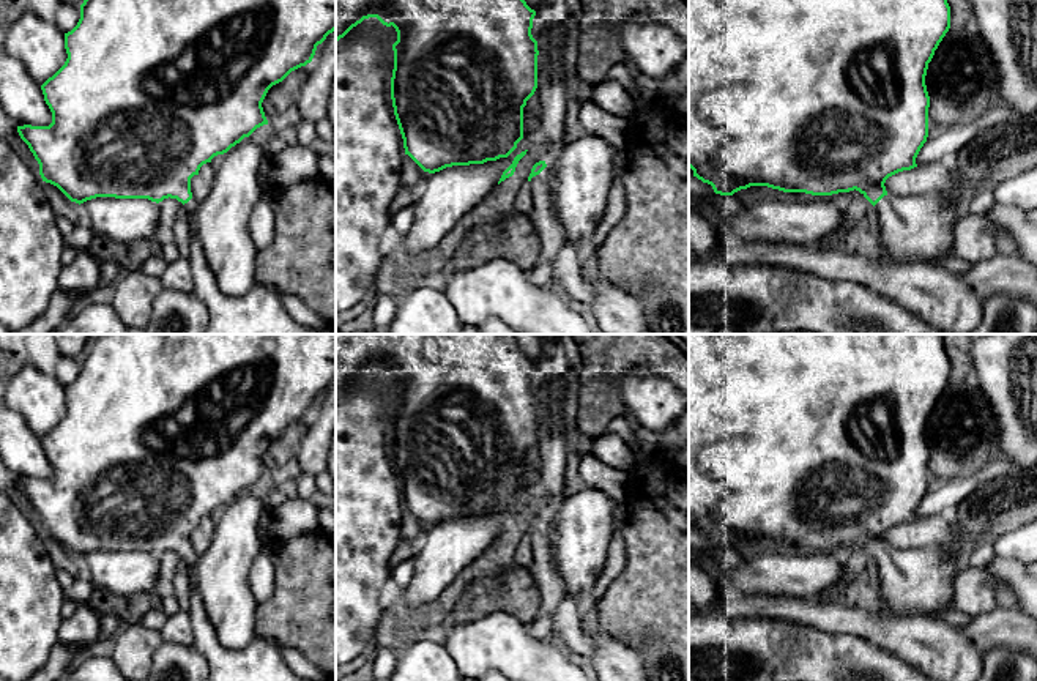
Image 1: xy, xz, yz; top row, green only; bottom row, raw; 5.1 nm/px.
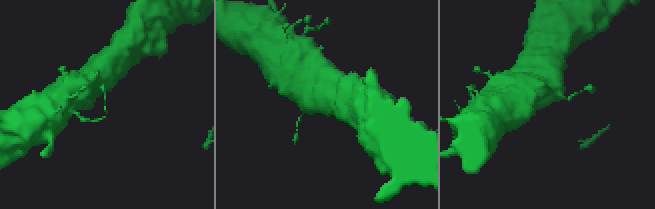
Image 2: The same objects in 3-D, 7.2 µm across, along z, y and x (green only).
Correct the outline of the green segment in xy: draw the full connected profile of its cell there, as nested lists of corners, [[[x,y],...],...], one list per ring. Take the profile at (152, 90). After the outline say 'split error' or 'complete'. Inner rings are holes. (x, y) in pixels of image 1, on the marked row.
[[[84,0],[77,25],[65,33],[68,58],[65,65],[41,85],[44,101],[52,112],[52,123],[49,126],[17,126],[17,132],[38,161],[43,181],[57,186],[71,202],[80,205],[96,197],[115,197],[148,199],[159,203],[170,197],[183,203],[183,213],[192,230],[189,254],[194,277],[192,293],[205,304],[210,314],[205,334],[318,334],[315,328],[299,325],[293,320],[277,292],[268,288],[265,284],[257,282],[249,292],[238,296],[227,295],[219,288],[214,273],[205,259],[202,244],[195,236],[194,214],[197,200],[191,192],[191,178],[199,175],[200,167],[211,162],[214,156],[227,153],[257,128],[268,125],[262,107],[268,90],[282,82],[292,71],[310,63],[317,46],[334,30],[336,0]]]; split error

